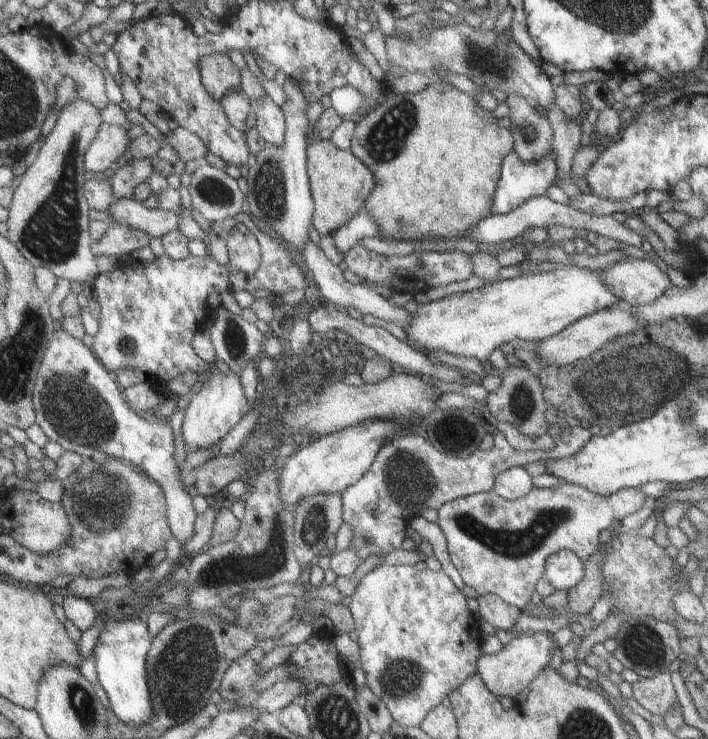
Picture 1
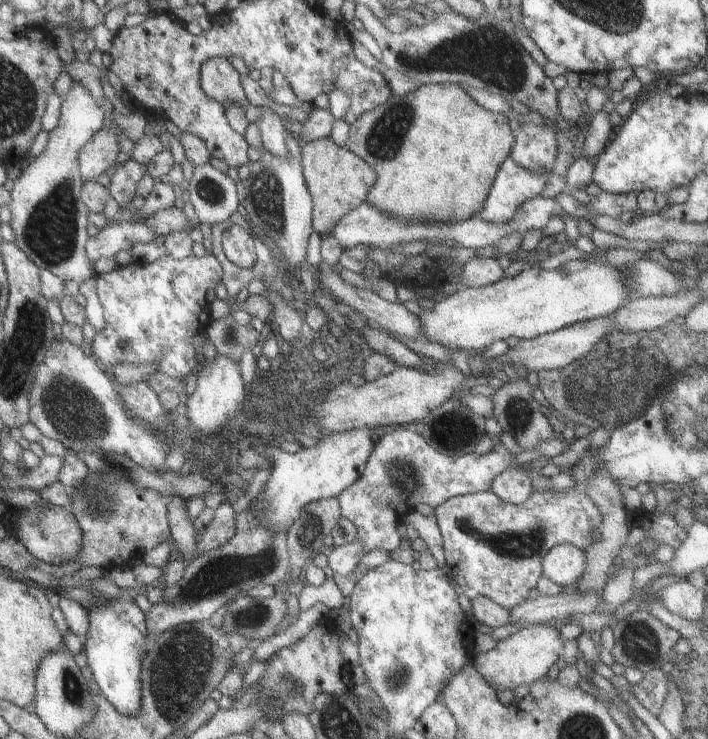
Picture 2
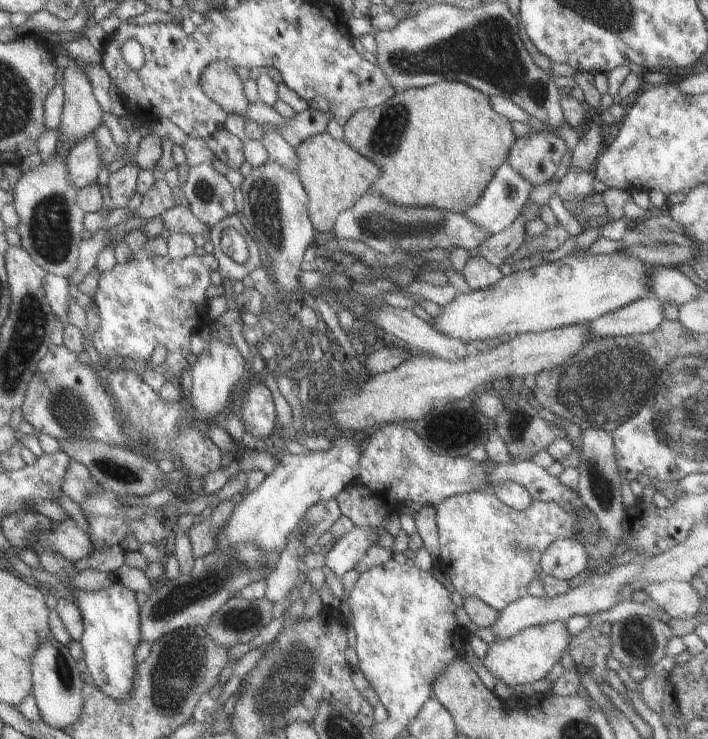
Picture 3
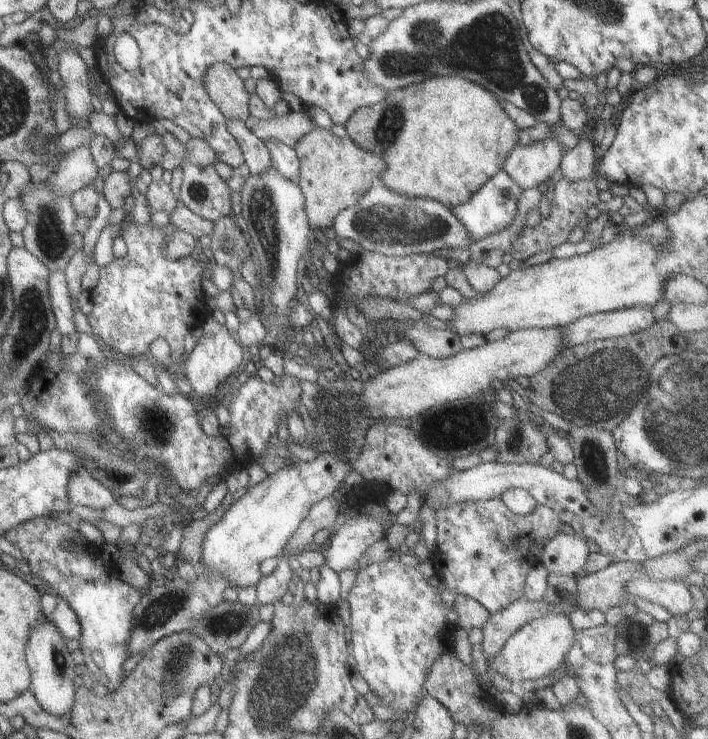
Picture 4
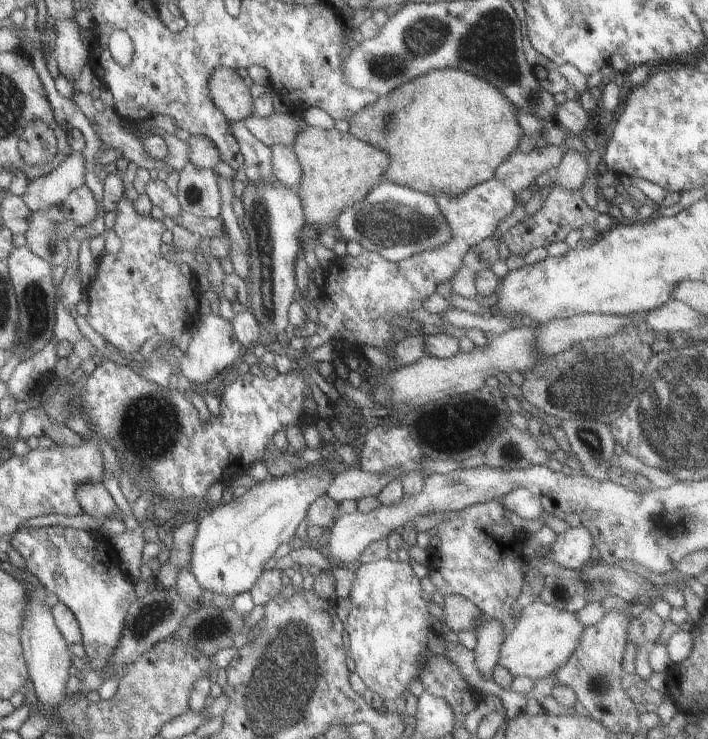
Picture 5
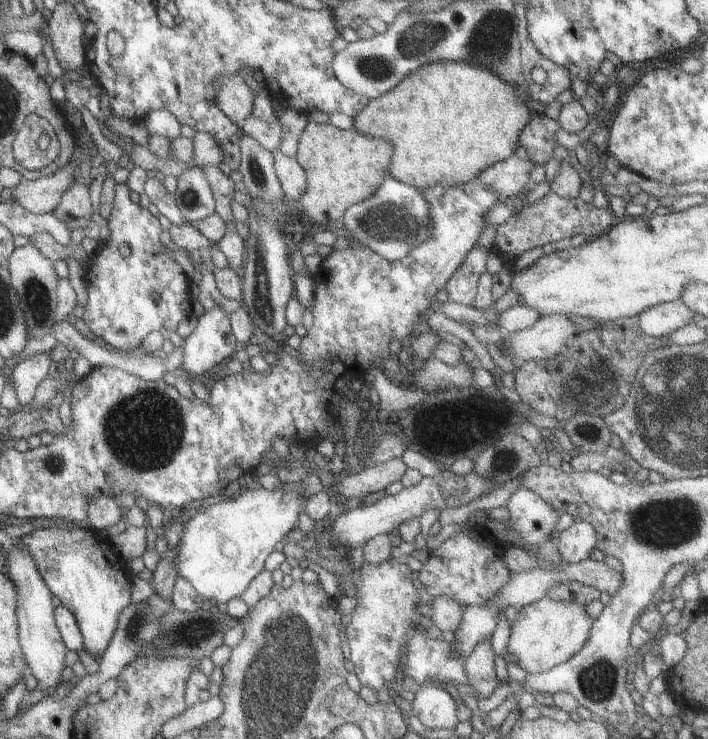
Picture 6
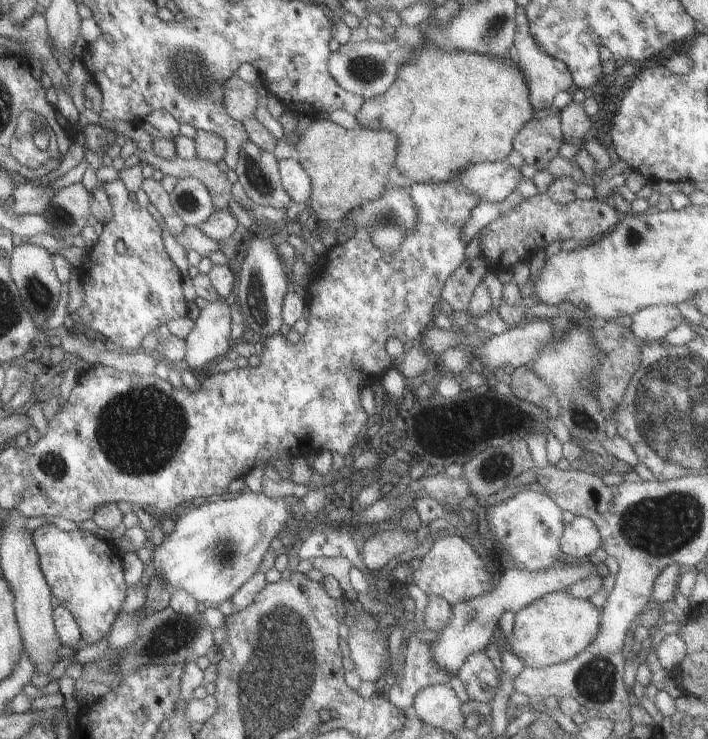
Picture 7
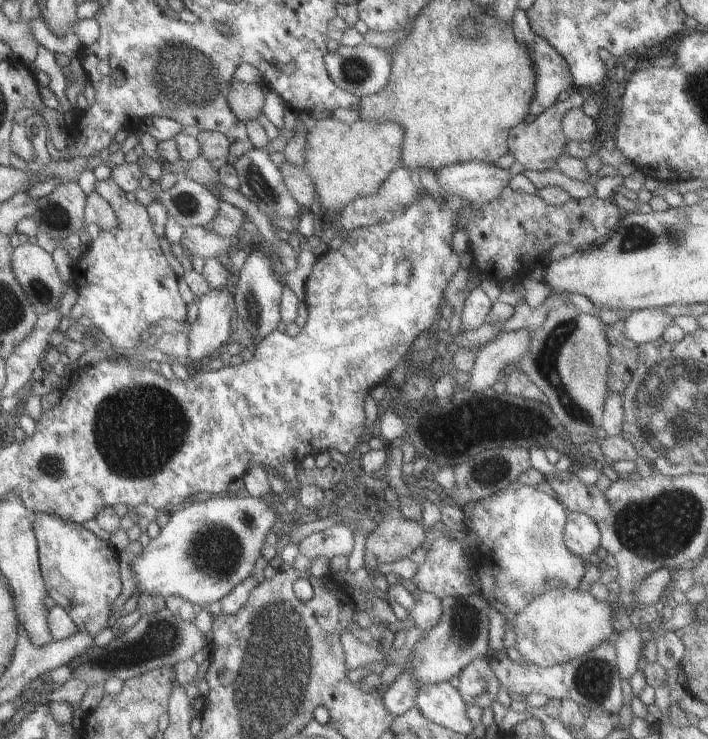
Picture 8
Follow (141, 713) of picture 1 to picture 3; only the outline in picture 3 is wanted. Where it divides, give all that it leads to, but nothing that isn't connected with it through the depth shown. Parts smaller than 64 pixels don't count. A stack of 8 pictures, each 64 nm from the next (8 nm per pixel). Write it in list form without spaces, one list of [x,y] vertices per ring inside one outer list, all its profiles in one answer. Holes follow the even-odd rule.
[[[115,582],[112,588],[107,590],[96,590],[96,592],[86,592],[84,590],[75,589],[68,586],[71,590],[74,590],[74,598],[76,598],[75,603],[78,605],[80,612],[83,614],[83,623],[84,630],[81,636],[80,644],[82,644],[82,652],[83,652],[83,661],[87,664],[87,674],[92,676],[94,679],[94,685],[98,687],[104,694],[107,694],[110,698],[125,701],[130,694],[131,688],[133,687],[133,681],[135,680],[135,672],[136,672],[136,662],[134,661],[134,652],[136,652],[136,648],[141,642],[141,616],[140,616],[140,604],[137,601],[136,593],[125,586],[122,586],[120,583]]]

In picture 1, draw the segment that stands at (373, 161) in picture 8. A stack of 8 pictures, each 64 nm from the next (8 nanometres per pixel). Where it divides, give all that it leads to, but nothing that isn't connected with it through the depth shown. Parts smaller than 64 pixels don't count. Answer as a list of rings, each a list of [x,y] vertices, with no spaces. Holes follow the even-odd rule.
[[[330,138],[310,141],[307,150],[307,173],[315,206],[311,225],[321,235],[332,235],[336,229],[344,226],[364,207],[367,196],[376,186],[373,172],[350,150],[337,149]]]

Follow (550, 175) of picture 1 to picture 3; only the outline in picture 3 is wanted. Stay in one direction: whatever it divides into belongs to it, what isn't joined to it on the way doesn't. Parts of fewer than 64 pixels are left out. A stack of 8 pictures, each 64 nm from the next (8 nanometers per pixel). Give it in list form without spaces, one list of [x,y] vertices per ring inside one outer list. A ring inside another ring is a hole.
[[[504,162],[498,167],[492,180],[486,185],[482,196],[470,208],[467,208],[463,215],[474,222],[478,228],[488,231],[492,235],[496,234],[515,221],[523,206],[527,204],[534,187],[535,184],[523,179],[517,170],[514,170],[508,163]]]

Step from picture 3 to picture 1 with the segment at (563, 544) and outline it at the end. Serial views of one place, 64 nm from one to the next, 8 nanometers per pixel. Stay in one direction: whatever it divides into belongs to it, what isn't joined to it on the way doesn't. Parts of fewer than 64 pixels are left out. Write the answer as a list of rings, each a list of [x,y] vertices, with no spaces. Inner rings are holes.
[[[562,549],[546,559],[543,571],[555,590],[569,591],[583,579],[585,564],[575,552]]]

